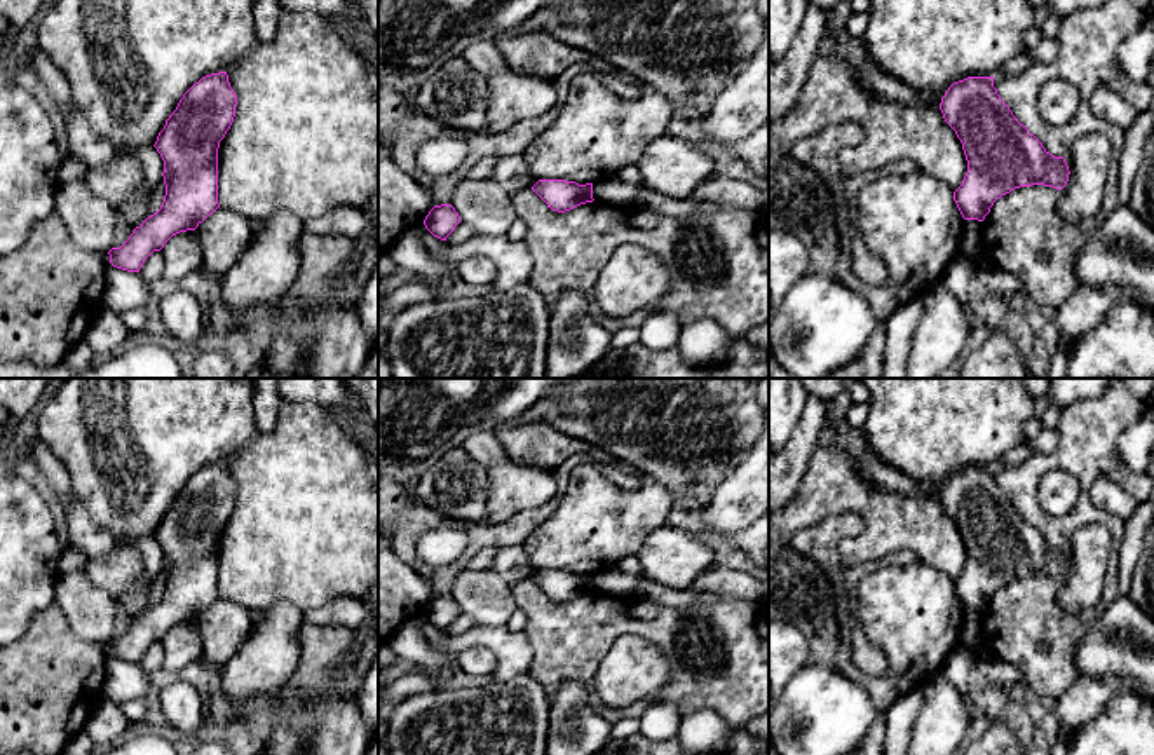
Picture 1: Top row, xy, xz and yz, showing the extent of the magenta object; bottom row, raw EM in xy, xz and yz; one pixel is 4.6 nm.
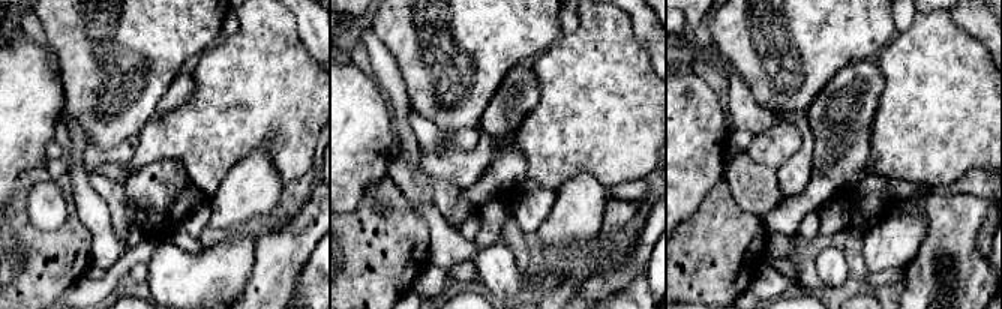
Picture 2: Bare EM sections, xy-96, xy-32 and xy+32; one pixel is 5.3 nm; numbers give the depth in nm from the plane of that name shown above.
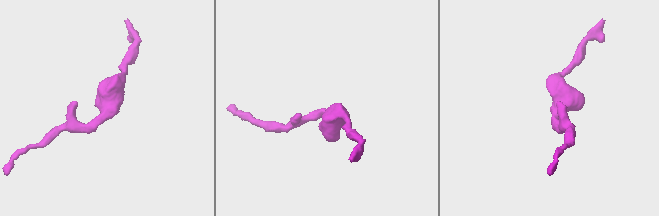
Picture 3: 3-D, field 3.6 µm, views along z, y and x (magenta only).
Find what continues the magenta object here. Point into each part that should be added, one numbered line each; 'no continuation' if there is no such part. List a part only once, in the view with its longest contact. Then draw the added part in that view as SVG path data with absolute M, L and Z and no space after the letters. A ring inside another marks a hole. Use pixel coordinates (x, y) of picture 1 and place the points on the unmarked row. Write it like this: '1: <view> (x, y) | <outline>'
no continuation

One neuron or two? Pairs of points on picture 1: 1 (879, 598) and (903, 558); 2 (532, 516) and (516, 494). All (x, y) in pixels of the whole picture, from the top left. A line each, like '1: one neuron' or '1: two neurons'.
1: two neurons
2: two neurons

